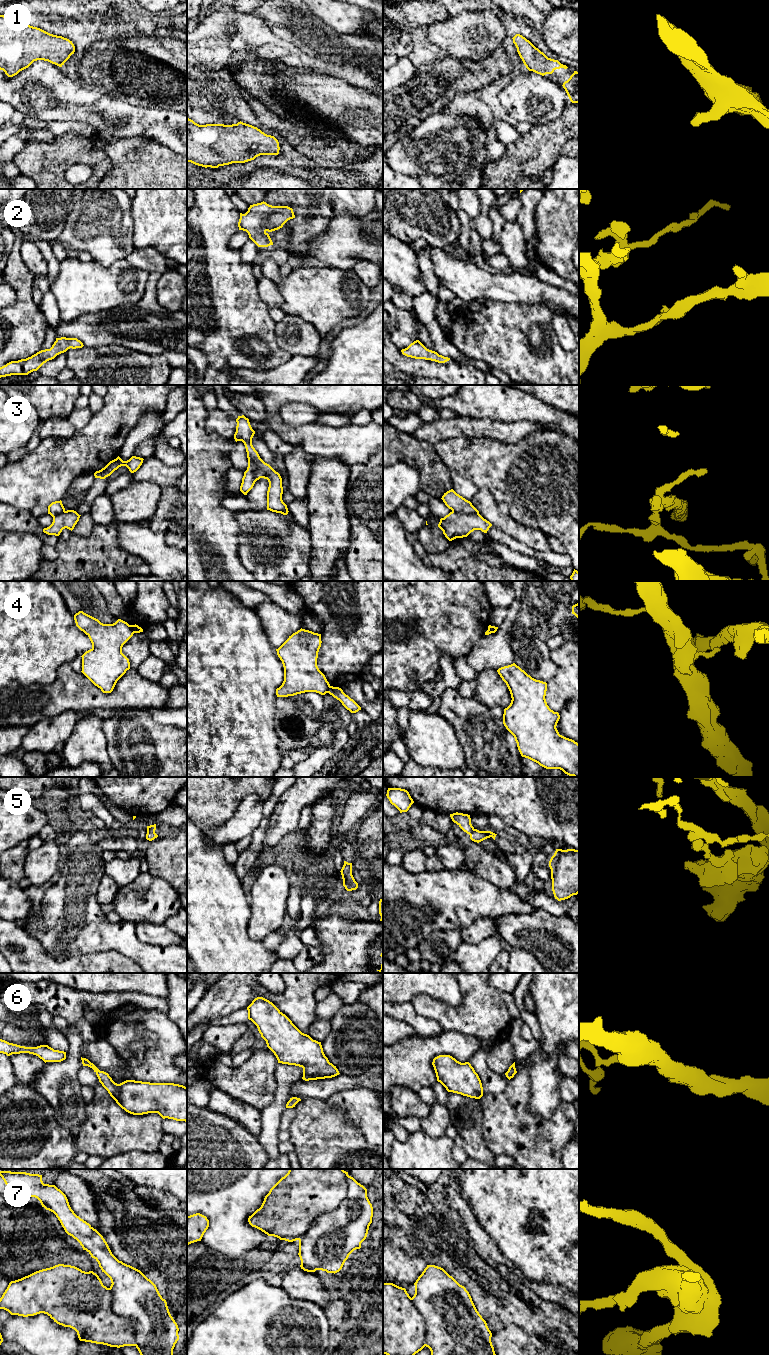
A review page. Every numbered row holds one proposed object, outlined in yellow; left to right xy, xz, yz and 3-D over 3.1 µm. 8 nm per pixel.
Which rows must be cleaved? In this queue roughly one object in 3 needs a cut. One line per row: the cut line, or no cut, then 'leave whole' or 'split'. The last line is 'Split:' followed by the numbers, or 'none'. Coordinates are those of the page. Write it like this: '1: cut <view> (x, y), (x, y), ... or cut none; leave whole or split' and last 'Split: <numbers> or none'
1: cut none; leave whole
2: cut none; leave whole
3: cut yz (452, 510), (458, 513), (476, 513), (479, 515); split
4: cut xy (131, 625), (134, 632); split
5: cut yz (474, 829), (469, 834); split
6: cut none; leave whole
7: cut xz (348, 1175), (346, 1197), (334, 1209), (319, 1214), (298, 1239); split
Split: 3, 4, 5, 7

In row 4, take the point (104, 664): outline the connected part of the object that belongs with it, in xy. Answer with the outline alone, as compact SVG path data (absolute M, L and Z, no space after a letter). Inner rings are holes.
M83 611L76 613L74 620L76 626L89 637L92 643L92 648L81 656L81 672L103 693L111 693L117 681L130 669L129 659L122 653L122 647L134 634L132 625L121 619L113 624L103 624Z

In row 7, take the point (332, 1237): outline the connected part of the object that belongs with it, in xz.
M353 1177L347 1178L348 1193L333 1211L316 1217L299 1239L301 1269L339 1272L349 1255L361 1248L372 1223L373 1207L367 1189Z

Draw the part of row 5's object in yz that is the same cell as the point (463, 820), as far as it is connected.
M456 812L450 814L450 817L452 821L456 823L467 834L470 834L474 830L474 827L471 824L470 815Z

